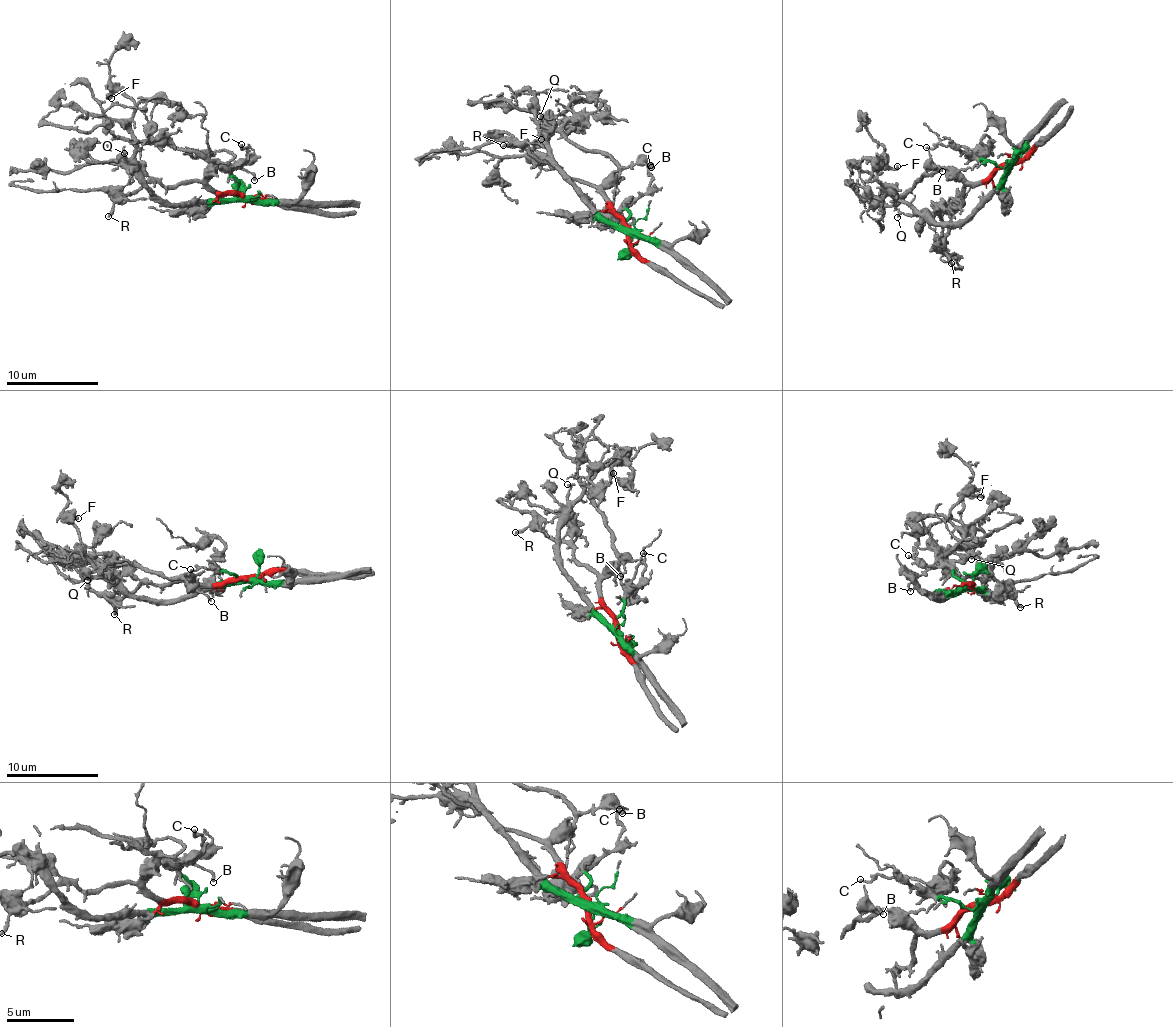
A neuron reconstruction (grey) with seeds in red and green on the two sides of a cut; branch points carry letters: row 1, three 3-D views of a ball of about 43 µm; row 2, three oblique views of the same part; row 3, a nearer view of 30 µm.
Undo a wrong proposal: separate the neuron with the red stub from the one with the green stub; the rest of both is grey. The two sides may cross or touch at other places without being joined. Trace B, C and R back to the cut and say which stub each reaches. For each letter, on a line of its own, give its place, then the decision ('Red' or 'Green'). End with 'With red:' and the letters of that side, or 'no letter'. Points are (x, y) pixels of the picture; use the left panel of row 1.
B: Place: (254, 180). Red
C: Place: (241, 144). Green
R: Place: (108, 216). Red
With red: B, R

